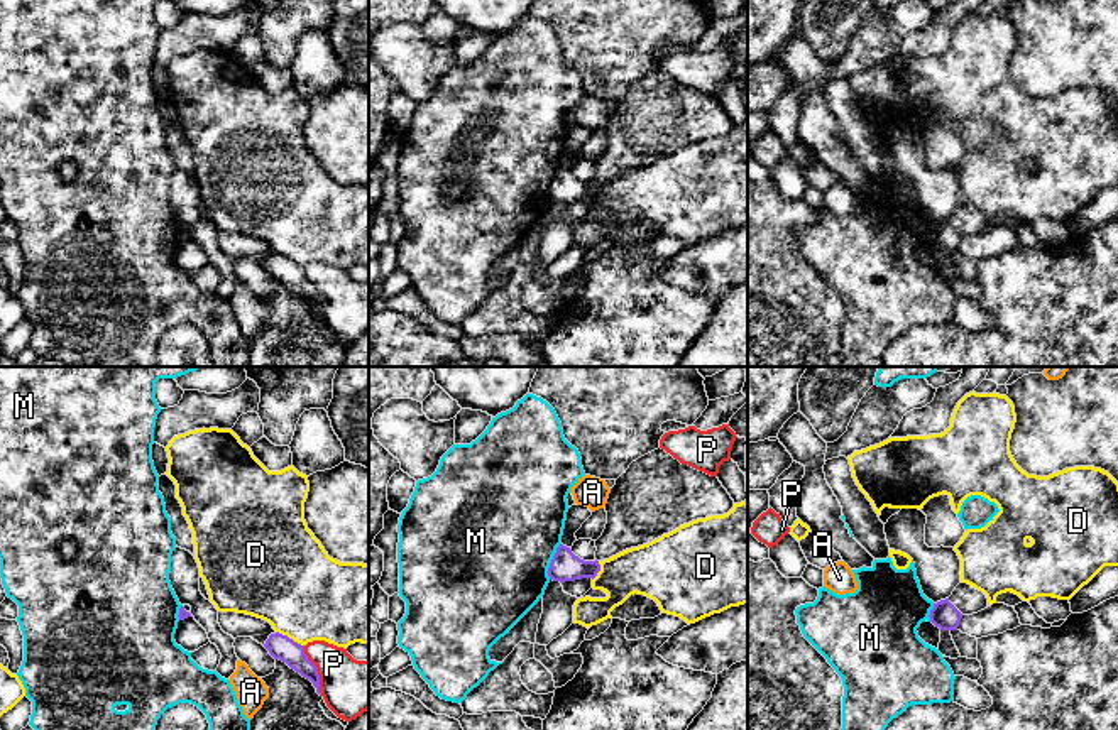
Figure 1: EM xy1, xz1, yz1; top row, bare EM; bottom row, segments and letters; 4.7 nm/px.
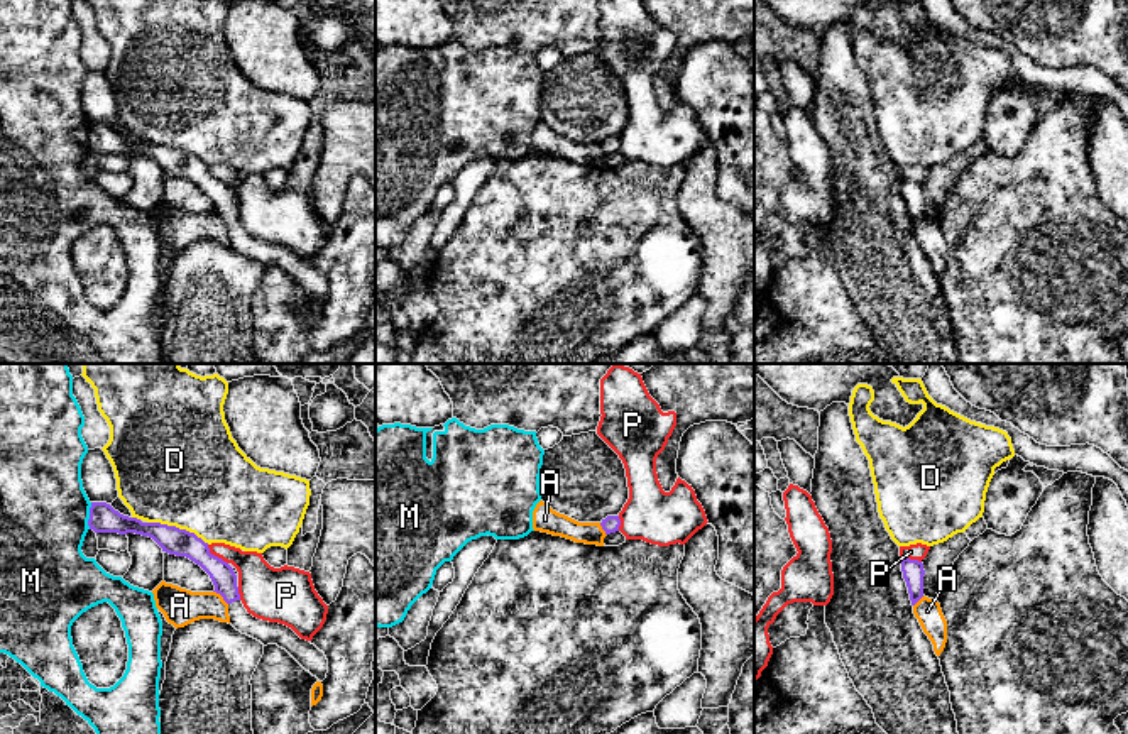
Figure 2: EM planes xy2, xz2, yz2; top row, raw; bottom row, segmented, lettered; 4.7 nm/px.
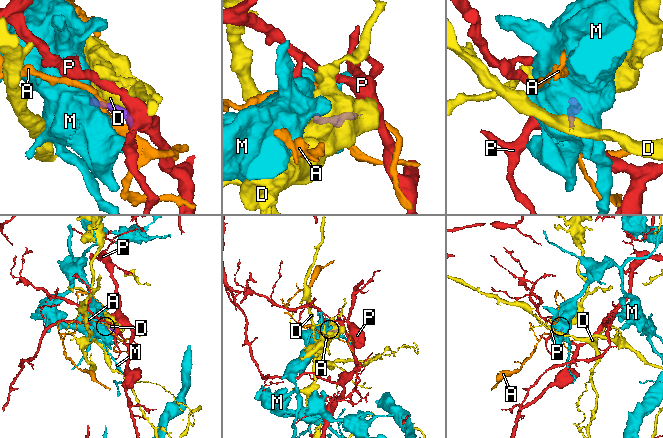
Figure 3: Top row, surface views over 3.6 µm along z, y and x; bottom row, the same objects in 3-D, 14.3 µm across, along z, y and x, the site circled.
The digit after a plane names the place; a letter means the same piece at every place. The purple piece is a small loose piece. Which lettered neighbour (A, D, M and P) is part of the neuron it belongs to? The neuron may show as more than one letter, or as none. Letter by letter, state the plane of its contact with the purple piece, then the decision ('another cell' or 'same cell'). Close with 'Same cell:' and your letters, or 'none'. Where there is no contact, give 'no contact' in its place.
A: xy2 | another cell
D: xy2 | another cell
M: xz1 | another cell
P: xy1 | another cell
Same cell: none

